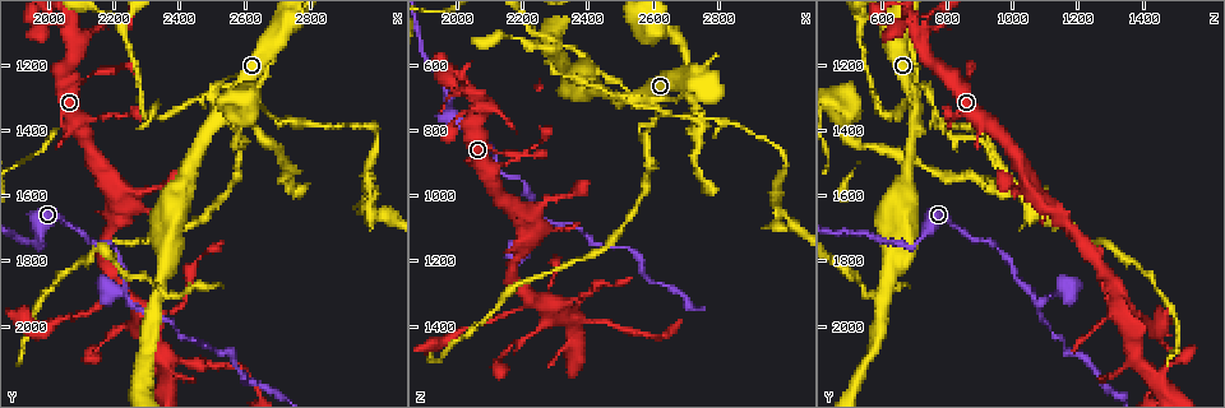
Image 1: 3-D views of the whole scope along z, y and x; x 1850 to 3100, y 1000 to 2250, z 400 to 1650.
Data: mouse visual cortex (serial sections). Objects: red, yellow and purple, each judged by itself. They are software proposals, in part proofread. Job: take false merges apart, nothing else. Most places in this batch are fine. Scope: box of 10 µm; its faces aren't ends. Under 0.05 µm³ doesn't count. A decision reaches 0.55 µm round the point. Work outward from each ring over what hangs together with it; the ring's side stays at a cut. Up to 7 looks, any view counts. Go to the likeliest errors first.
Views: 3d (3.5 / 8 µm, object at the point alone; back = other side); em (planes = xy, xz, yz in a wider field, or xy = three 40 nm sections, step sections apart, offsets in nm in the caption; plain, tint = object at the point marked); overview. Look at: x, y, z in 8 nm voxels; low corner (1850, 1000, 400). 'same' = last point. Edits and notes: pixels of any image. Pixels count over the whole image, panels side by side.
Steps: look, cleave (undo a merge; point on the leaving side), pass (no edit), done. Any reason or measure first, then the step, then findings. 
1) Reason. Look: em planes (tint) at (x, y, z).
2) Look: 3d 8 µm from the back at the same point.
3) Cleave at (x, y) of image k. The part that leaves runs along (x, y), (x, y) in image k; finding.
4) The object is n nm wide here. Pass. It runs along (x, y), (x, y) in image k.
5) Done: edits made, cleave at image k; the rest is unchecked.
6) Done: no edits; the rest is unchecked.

Four arms meet. Look: em xy step 3 (tint) at (2530, 1320, 700).

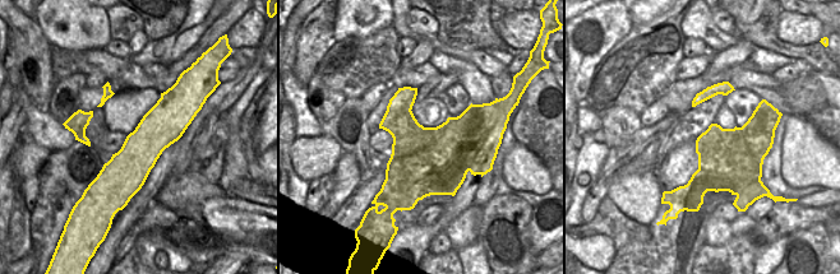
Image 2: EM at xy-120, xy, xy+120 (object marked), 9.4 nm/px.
See where the arms go. Look: 3d 3.5 µm at the same point.

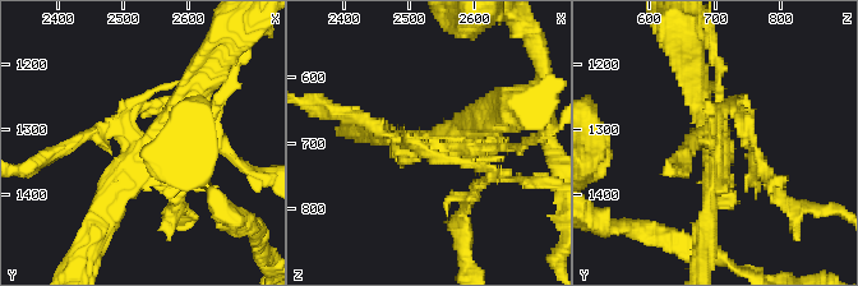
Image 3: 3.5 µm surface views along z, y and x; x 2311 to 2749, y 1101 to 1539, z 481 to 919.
Cleave at (83, 135) of image 3. The part that leaves runs along (132, 135), (139, 107), (187, 104), (206, 139) in image 3; two cells meet here.

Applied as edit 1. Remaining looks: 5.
Look: overview.

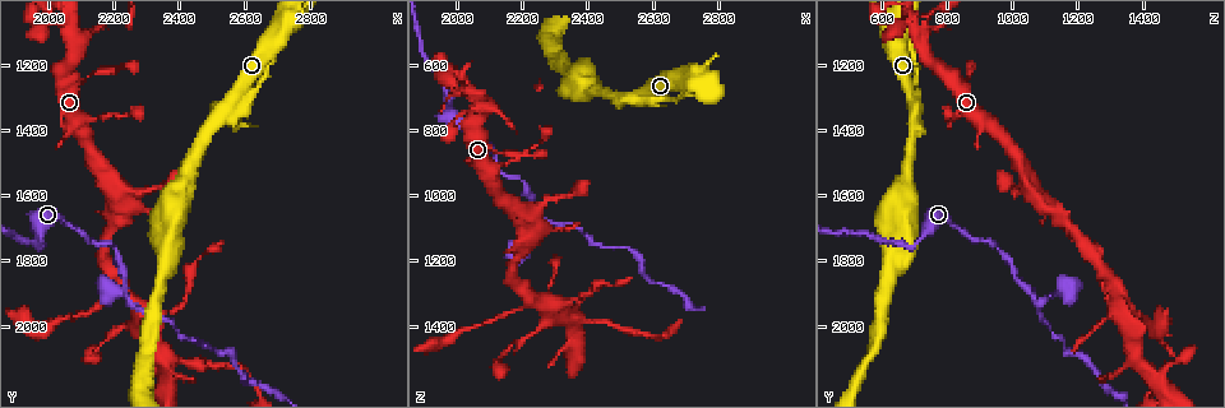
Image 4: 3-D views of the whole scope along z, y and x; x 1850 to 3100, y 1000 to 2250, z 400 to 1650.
Abrupt turn. Look: 3d 8 µm at (2260, 1920, 1080).

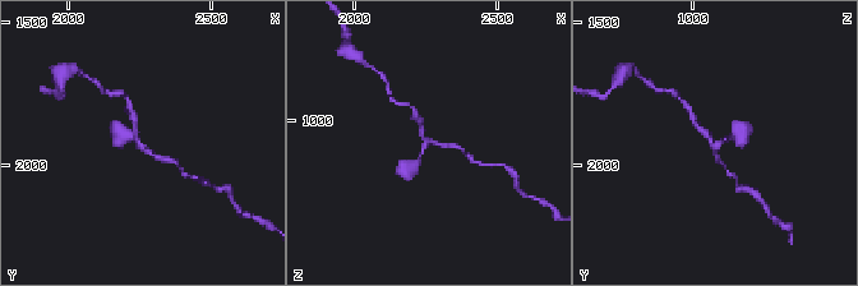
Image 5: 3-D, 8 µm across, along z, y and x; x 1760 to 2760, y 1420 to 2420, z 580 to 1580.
Look: em xy step 2 (tint) at the same point.

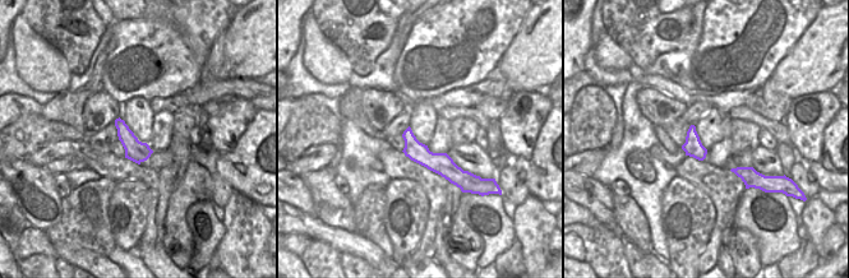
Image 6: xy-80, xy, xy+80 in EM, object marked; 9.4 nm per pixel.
The arms are 150, 150, 250 nm wide. Pass. It runs along (406, 134), (429, 160), (460, 174) in image 6; all the same cell.

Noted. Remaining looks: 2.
Sharp bend. Look: 3d 8 µm at (2060, 1090, 730).

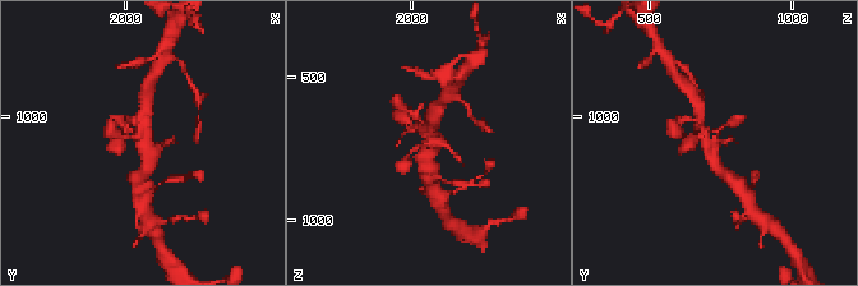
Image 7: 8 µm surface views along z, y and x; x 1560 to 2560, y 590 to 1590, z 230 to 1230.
Look: 3d 3.5 µm at the same point.

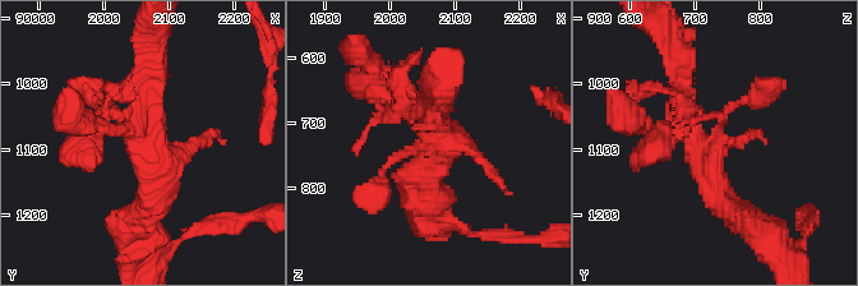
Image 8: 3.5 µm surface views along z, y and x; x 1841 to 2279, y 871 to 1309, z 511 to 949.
Pass. It runs along (152, 207), (160, 160), (93, 97) in image 8; continuous, no second cell.

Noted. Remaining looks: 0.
Done: edits made, cleave at image 3; the rest is unchecked.

